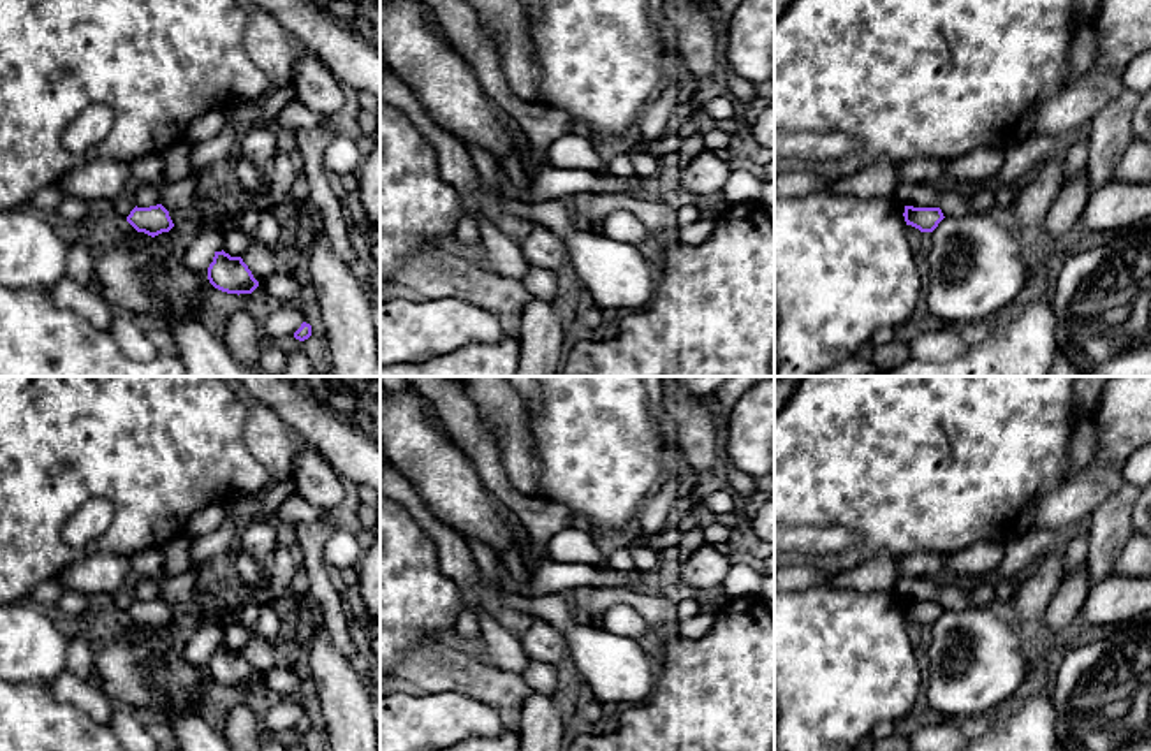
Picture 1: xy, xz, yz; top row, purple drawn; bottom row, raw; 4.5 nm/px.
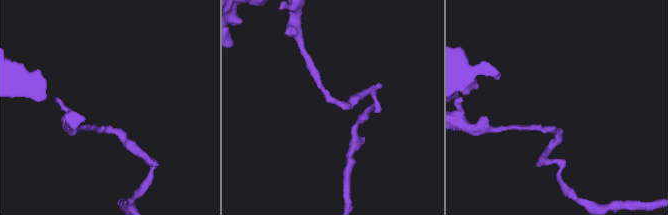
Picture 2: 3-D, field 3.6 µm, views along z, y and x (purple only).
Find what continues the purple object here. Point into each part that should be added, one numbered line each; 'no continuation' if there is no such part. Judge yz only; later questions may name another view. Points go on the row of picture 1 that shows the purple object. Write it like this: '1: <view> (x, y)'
no continuation

